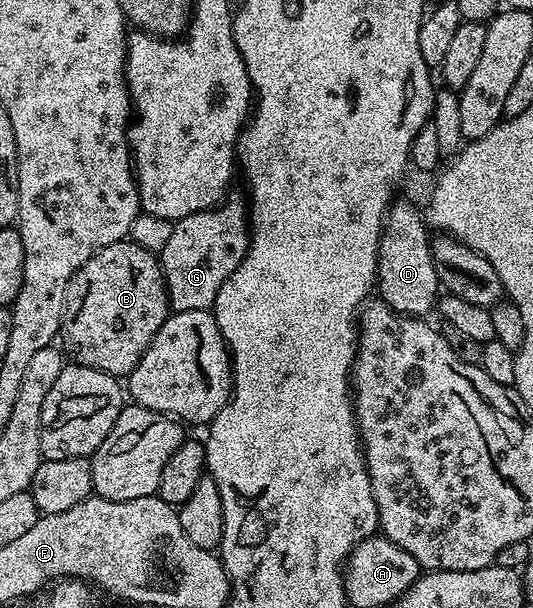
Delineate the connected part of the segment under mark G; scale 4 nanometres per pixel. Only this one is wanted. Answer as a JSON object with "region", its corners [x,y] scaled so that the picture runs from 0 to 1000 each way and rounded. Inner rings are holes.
{"region":[[[430,324],[396,347],[375,347],[330,362],[313,403],[298,414],[319,507],[325,512],[394,510],[418,462],[426,462],[456,429],[469,385],[471,354],[458,326]]]}

